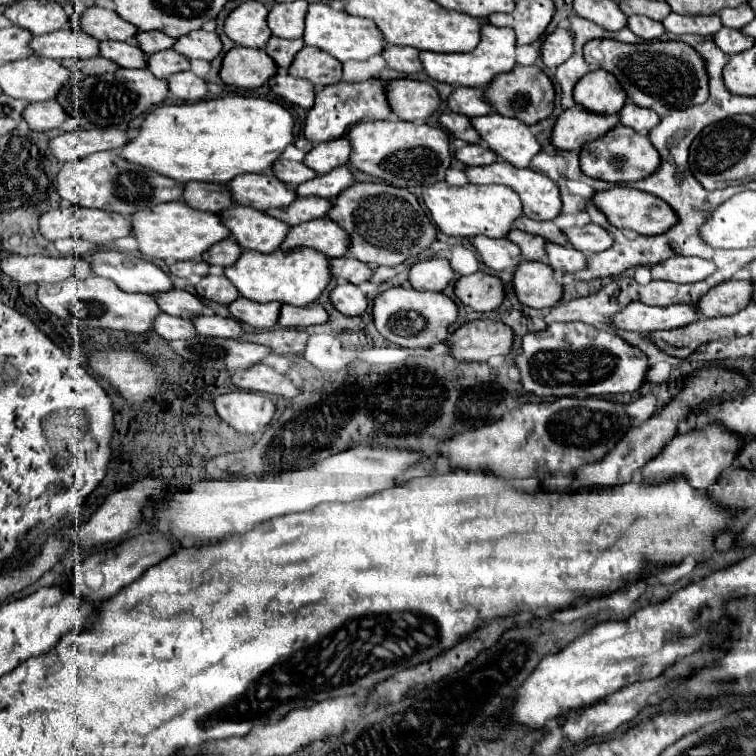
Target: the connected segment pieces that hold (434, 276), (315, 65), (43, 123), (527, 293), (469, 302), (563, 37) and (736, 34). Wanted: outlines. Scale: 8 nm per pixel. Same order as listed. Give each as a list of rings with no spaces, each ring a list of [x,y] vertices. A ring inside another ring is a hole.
[[[445,258],[417,262],[409,272],[409,282],[417,290],[445,290],[455,280],[455,272]]]
[[[305,46],[303,50],[297,52],[295,60],[291,62],[289,74],[307,78],[319,88],[341,82],[343,68],[341,62],[331,58],[331,54],[327,54],[325,50],[317,50],[315,46]]]
[[[47,100],[47,102],[29,104],[23,110],[23,118],[31,130],[47,132],[59,128],[69,118],[69,114],[67,110],[63,110],[63,106],[59,106],[57,100]]]
[[[521,262],[515,270],[513,288],[517,298],[531,308],[555,306],[563,298],[563,284],[553,278],[553,270],[543,262]]]
[[[489,272],[461,276],[455,284],[455,294],[465,306],[477,312],[491,312],[499,308],[505,300],[505,288],[501,278]]]
[[[557,28],[551,32],[541,48],[541,58],[545,66],[561,66],[573,54],[573,32],[567,28]]]
[[[721,28],[717,34],[715,34],[715,44],[729,56],[737,54],[737,52],[743,52],[747,48],[751,48],[755,44],[755,40],[747,34],[743,34],[741,30],[729,30],[729,28]]]

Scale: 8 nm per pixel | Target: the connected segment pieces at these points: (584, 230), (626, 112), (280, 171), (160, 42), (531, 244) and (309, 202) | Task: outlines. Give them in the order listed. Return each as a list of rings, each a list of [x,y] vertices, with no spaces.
[[[587,224],[581,228],[569,228],[569,230],[565,230],[565,234],[567,234],[569,242],[573,244],[573,248],[577,248],[585,254],[607,250],[607,248],[611,248],[611,242],[613,242],[613,236],[597,224]]]
[[[627,102],[621,108],[619,118],[621,118],[621,124],[625,124],[625,126],[633,128],[635,132],[641,132],[641,134],[647,134],[651,128],[655,128],[659,124],[659,116],[655,110],[639,108],[633,102]]]
[[[294,144],[288,146],[279,157],[279,160],[273,164],[273,174],[279,180],[283,180],[291,186],[299,186],[299,182],[315,178],[317,174],[309,166],[303,164],[305,155],[306,153]]]
[[[137,32],[137,36],[135,36],[135,40],[137,40],[137,44],[139,44],[139,48],[149,56],[149,54],[155,54],[155,52],[159,52],[159,50],[167,50],[167,48],[171,48],[173,46],[173,42],[175,42],[175,38],[171,38],[171,36],[167,36],[167,34],[163,34],[163,32]]]
[[[511,230],[507,234],[507,238],[511,238],[511,242],[515,242],[519,248],[521,248],[521,254],[527,258],[527,260],[545,260],[545,250],[543,246],[547,244],[545,238],[539,238],[539,236],[533,236],[533,234],[527,234],[523,230]]]
[[[297,198],[287,208],[271,208],[271,210],[267,210],[267,214],[271,214],[273,218],[279,218],[291,226],[297,226],[307,220],[323,218],[327,214],[327,210],[331,210],[331,206],[333,206],[333,202],[327,198]]]

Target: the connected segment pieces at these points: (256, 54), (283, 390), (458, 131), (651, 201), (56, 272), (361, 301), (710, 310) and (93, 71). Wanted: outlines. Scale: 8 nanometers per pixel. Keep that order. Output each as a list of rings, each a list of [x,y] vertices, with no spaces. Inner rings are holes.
[[[235,46],[223,58],[221,80],[225,84],[259,88],[267,80],[271,80],[275,74],[277,74],[277,66],[273,58],[265,54],[265,50]]]
[[[255,364],[247,370],[235,372],[231,376],[231,380],[235,386],[239,386],[243,390],[275,394],[275,396],[283,396],[283,398],[295,398],[301,394],[301,388],[295,386],[295,382],[289,376],[285,376],[265,364]]]
[[[443,112],[443,114],[439,116],[439,122],[441,122],[441,126],[443,126],[447,132],[451,132],[455,138],[461,138],[461,140],[473,142],[473,144],[481,140],[479,134],[477,134],[477,130],[471,126],[471,120],[469,120],[467,116],[463,116],[463,114]]]
[[[617,186],[617,188],[611,188],[611,190],[597,192],[593,202],[601,208],[601,212],[607,216],[607,220],[613,226],[631,228],[637,234],[647,234],[647,236],[665,234],[667,230],[671,230],[671,226],[675,226],[675,212],[671,210],[671,206],[667,206],[667,202],[663,202],[661,198],[655,198],[653,194],[645,194],[641,190]]]
[[[9,256],[1,262],[1,270],[23,284],[61,282],[69,276],[91,276],[91,262],[79,256]]]
[[[343,282],[331,290],[333,306],[347,316],[361,316],[367,308],[365,292],[351,282]]]
[[[727,280],[711,288],[697,304],[697,310],[709,318],[731,316],[751,304],[751,292],[755,286],[747,280]]]
[[[95,56],[95,58],[87,58],[87,60],[65,60],[63,66],[67,66],[69,70],[77,70],[85,76],[99,76],[99,74],[115,72],[121,68],[121,66],[115,66],[115,62],[107,62],[107,58],[103,58],[103,56]]]

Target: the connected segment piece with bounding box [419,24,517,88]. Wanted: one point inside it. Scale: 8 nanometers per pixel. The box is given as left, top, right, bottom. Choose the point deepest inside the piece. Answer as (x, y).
(495, 54)

